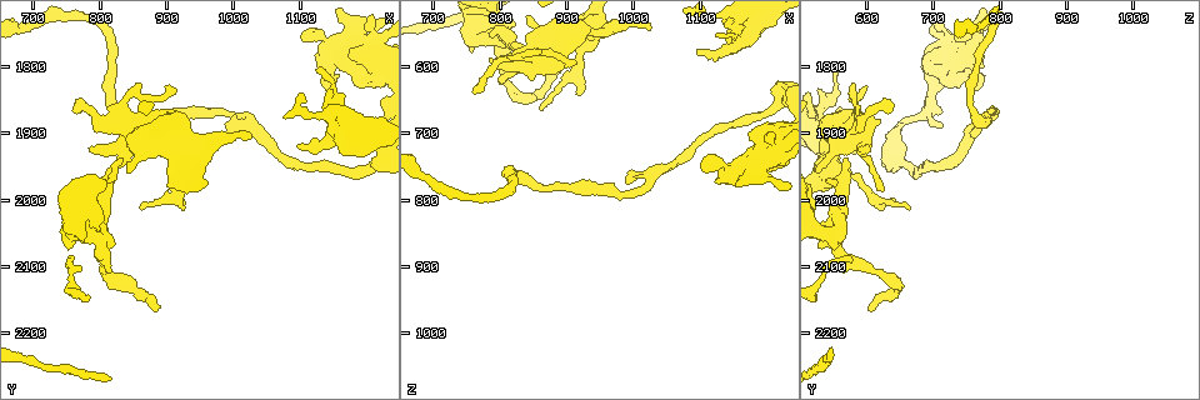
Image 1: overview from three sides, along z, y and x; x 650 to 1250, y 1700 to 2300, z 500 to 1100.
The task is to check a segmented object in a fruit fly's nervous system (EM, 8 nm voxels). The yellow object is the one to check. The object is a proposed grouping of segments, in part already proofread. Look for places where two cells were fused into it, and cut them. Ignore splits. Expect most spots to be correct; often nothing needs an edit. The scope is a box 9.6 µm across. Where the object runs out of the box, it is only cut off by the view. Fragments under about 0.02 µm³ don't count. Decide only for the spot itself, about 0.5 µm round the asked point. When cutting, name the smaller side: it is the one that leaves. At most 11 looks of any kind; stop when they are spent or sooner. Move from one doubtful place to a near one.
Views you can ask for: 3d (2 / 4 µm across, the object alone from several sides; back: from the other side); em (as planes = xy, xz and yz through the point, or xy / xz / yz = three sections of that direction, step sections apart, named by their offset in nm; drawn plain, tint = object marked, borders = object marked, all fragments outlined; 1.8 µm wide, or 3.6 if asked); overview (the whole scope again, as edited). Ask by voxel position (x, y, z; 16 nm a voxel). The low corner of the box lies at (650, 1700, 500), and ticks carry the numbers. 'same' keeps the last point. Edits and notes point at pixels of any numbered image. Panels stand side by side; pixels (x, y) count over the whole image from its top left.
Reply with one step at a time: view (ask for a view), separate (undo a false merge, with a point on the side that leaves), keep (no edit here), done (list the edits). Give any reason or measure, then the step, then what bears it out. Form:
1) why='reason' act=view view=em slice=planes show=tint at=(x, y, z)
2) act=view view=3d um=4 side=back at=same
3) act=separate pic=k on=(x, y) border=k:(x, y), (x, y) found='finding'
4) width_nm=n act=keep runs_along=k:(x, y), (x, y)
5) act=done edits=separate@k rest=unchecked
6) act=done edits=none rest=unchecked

why='abrupt turn' act=view view=em slice=planes show=tint at=(945, 1900, 545)

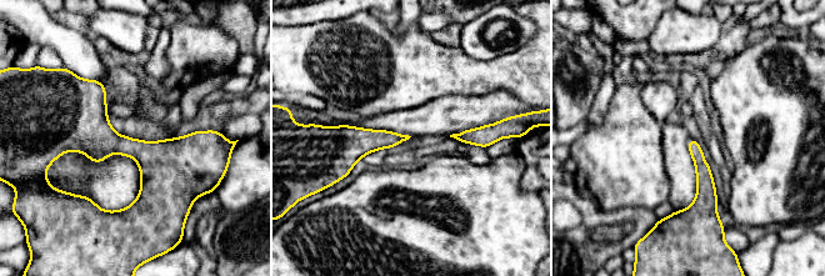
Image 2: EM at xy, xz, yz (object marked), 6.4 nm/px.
act=keep runs_along=2:(74, 90), (116, 144), (189, 185) found='all the same cell'

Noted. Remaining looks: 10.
why='sudden change in width' act=view view=em slice=xz step=8 show=tint at=(1150, 1855, 540)

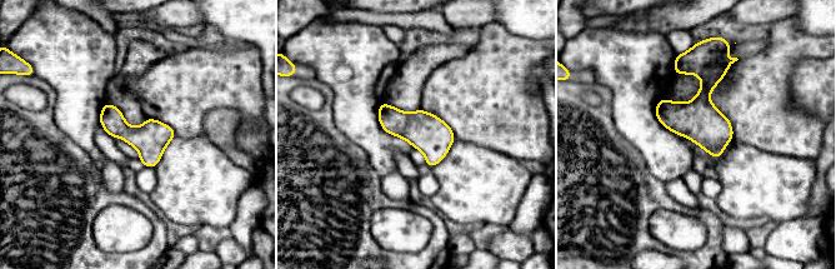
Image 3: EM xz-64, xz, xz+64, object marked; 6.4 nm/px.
act=keep found='all the same cell'

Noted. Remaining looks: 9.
why='sharp bend' act=view view=3d um=4 at=(1155, 1790, 755)

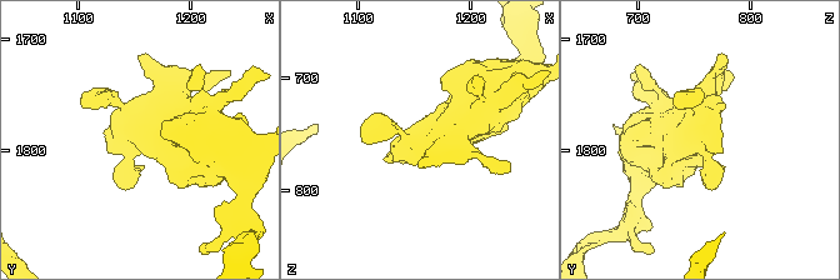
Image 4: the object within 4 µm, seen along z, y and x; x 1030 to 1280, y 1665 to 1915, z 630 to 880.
why='shape alone is not enough' act=view view=em um=3.6 slice=planes show=tint at=(1154, 1790, 752)

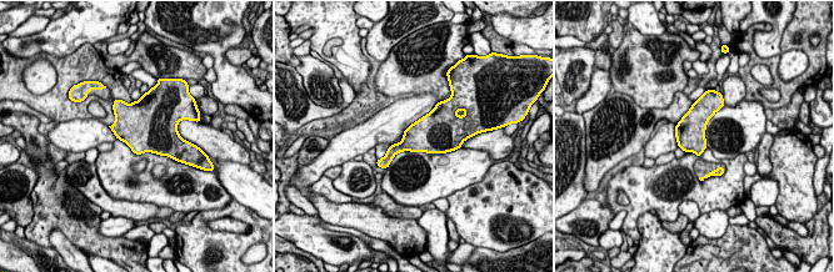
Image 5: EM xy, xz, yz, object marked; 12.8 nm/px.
width_nm=380 act=keep found='continuous, no second cell'

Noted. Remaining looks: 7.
why='three-way junction' act=view view=3d um=4 at=(840, 1875, 585)

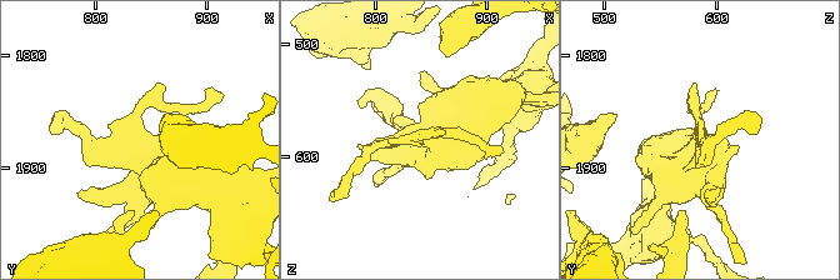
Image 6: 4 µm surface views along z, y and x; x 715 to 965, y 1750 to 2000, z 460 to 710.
act=view view=em um=3.6 slice=planes show=plain at=(838, 1878, 584)

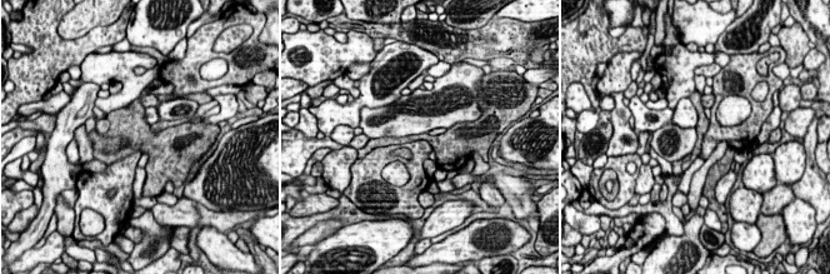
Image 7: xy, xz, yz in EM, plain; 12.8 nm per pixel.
act=view view=em um=3.6 slice=planes show=tint at=same

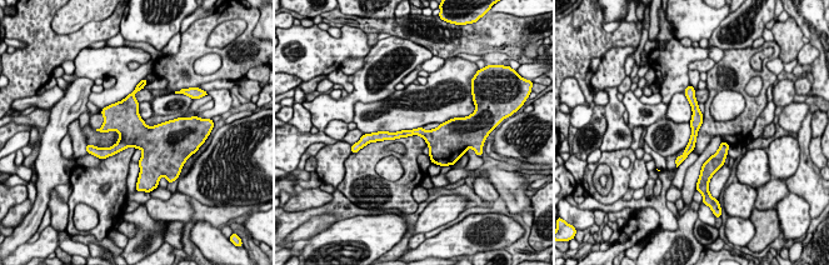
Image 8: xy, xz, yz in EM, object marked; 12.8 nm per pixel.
width_nm=130 act=keep found='one cell here'

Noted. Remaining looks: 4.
act=done edits=none rest=unchecked

